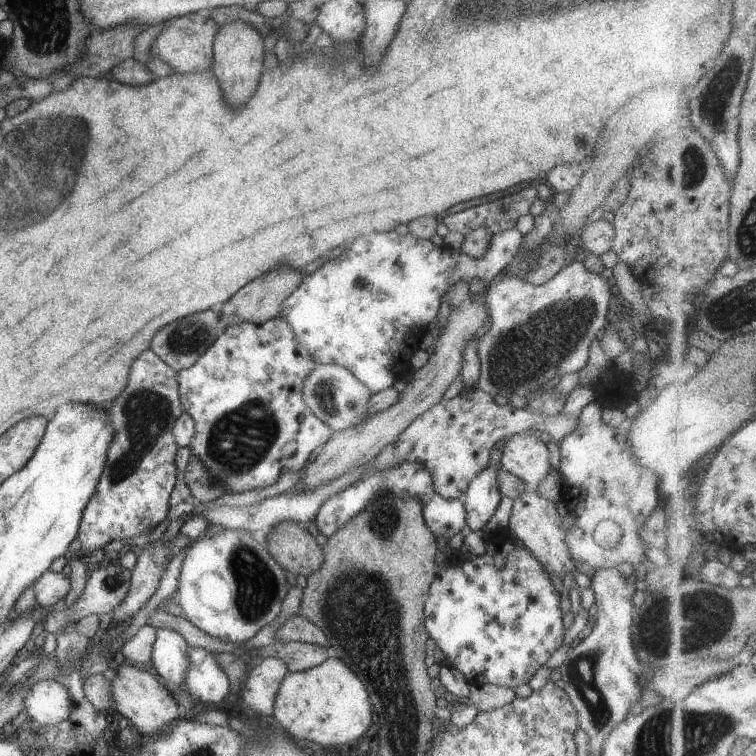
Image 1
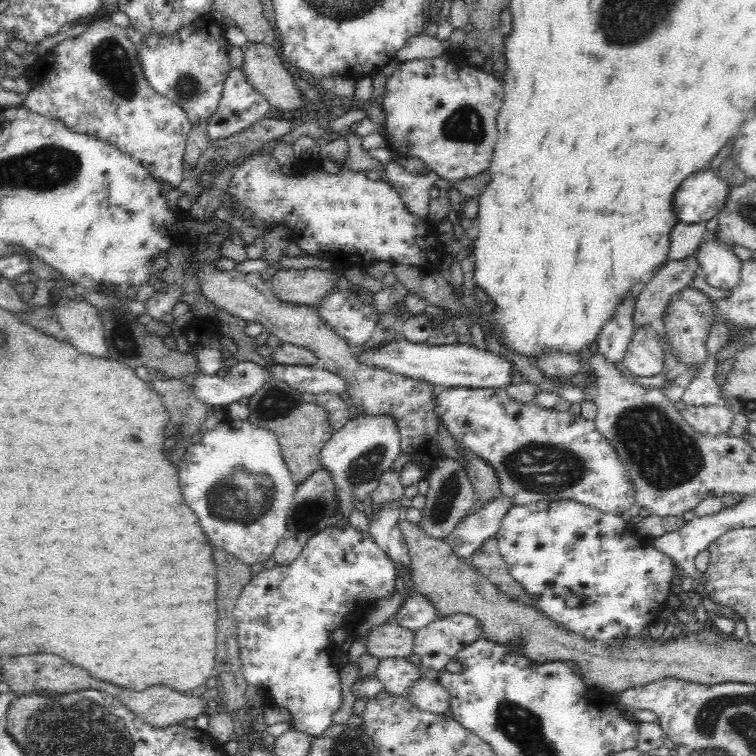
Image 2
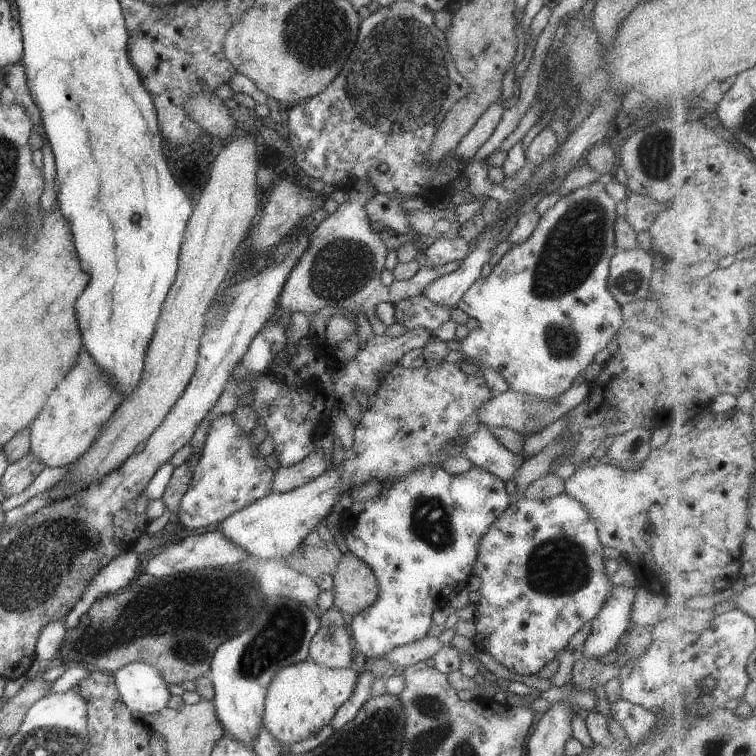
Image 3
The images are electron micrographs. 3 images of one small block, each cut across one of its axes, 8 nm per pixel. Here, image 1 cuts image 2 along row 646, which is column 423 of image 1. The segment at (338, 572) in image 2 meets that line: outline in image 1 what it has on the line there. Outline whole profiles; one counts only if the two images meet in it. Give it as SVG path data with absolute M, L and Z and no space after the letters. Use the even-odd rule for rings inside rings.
M513 227L496 232L481 258L471 258L460 250L450 249L443 244L436 246L429 239L420 239L411 233L399 235L395 232L367 234L351 242L351 246L305 275L301 282L282 300L281 317L291 328L296 339L311 355L316 364L339 365L359 379L371 392L385 390L405 372L411 352L418 350L421 336L440 310L442 295L459 279L469 281L479 278L487 284L511 262L520 249L522 234Z

